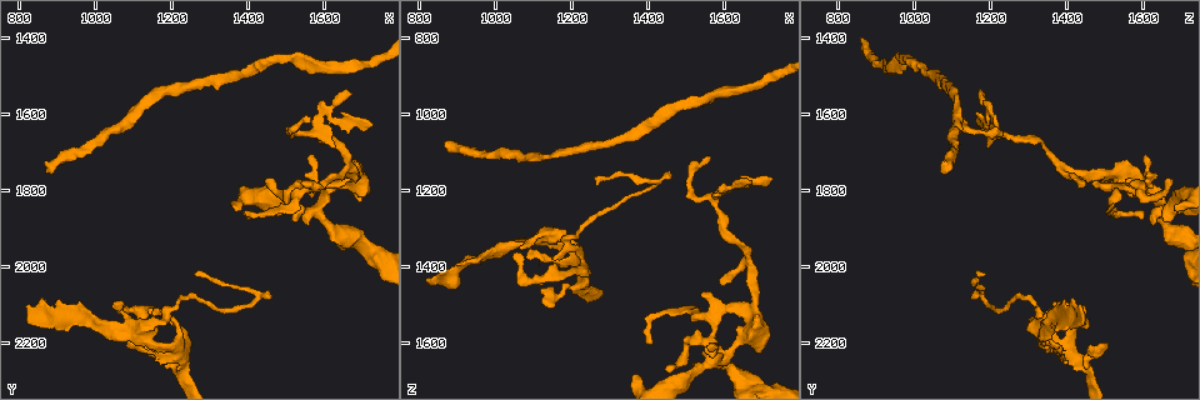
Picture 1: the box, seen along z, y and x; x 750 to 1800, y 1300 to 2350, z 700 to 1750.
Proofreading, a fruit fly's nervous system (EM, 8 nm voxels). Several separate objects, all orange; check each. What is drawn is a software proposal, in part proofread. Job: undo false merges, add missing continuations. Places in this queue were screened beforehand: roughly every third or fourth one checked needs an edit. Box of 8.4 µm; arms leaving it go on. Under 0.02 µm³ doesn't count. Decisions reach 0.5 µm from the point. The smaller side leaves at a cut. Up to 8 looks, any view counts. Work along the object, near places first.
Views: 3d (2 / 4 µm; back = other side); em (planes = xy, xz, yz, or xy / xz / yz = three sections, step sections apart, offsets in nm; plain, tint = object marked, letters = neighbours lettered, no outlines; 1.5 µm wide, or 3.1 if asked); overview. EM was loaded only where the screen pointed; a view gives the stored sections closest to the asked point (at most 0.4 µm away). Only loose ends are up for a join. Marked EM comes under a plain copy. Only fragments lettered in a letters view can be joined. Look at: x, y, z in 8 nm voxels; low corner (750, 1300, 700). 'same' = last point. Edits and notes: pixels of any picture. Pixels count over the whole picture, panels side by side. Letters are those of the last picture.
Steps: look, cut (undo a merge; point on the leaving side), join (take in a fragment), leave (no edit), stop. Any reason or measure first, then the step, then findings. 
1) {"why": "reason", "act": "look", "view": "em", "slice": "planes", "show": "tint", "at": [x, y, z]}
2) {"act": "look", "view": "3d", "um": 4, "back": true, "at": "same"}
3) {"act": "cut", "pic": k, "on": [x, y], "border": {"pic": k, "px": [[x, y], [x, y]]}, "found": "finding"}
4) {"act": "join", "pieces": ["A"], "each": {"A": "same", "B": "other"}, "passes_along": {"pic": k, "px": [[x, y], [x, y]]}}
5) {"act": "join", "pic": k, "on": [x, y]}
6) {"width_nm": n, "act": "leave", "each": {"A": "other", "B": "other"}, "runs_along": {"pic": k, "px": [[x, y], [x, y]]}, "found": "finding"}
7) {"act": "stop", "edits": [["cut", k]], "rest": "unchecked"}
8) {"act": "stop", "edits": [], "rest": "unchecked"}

{"why": "small branch off a trunk", "act": "look", "view": "3d", "um": 2, "at": [1585, 1855, 1645]}

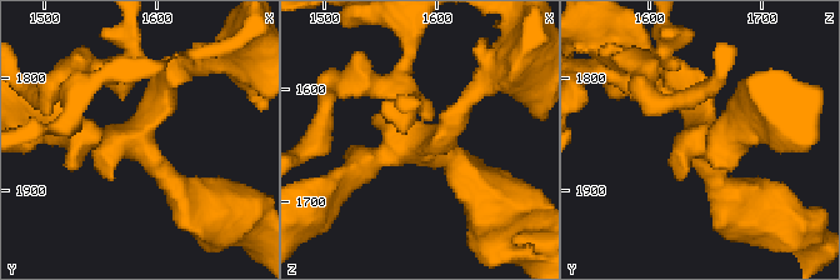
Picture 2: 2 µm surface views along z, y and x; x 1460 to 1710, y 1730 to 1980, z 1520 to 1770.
{"arms": 4, "act": "look", "view": "em", "slice": "planes", "show": "tint", "at": [1588, 1856, 1652]}

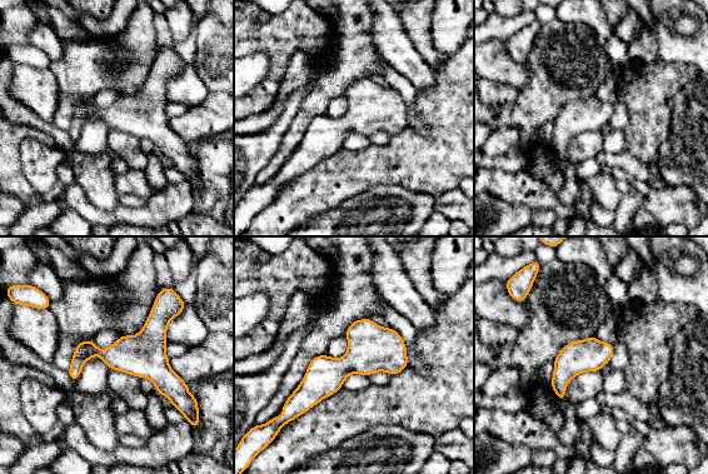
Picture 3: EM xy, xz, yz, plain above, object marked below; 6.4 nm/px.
{"why": "see the neighbours", "act": "look", "view": "em", "slice": "planes", "show": "letters", "at": "same"}

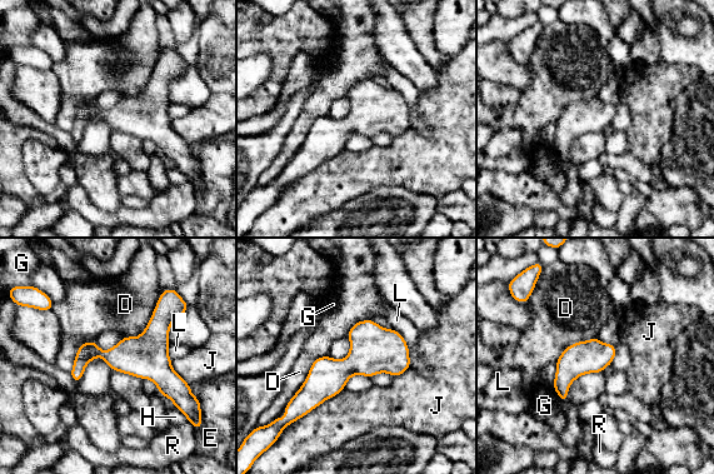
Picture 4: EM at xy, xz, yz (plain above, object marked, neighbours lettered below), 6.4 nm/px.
{"width_nm": 280, "act": "leave", "each": {"D": "other", "E": "other", "G": "other", "H": "other", "J": "other", "L": "other", "R": "other"}, "runs_along": {"pic": 4, "px": [[81, 352], [143, 357], [198, 419]]}, "found": "all the same cell"}

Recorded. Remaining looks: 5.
{"why": "an open end", "act": "look", "view": "3d", "um": 2, "at": [1265, 2010, 1185]}

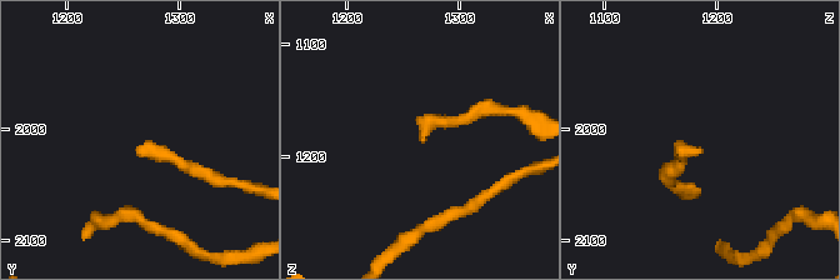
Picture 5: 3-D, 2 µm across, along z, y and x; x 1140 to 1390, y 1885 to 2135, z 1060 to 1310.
{"act": "look", "view": "em", "slice": "planes", "show": "letters", "at": [1270, 2016, 1182]}

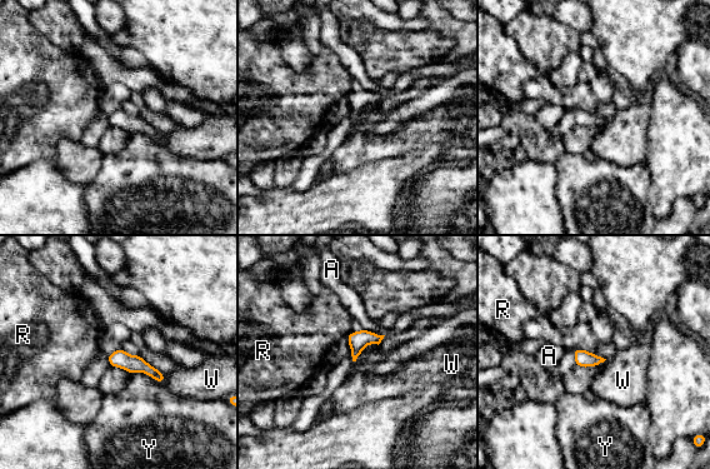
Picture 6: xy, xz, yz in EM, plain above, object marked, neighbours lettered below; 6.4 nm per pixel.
{"longest_contact_nm": ["Y", 220], "act": "leave", "each": {"A": "other", "R": "other", "W": "other", "Y": "other"}, "runs_along": {"pic": 6, "px": [[110, 358], [145, 367], [161, 378]]}, "found": "none of them fits"}

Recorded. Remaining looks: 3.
{"act": "look", "view": "3d", "um": 2, "at": [870, 1760, 1085]}

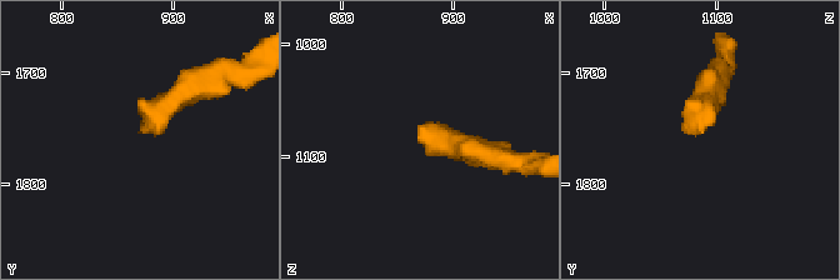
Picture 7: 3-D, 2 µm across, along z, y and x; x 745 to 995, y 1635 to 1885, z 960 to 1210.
{"why": "shape alone is not enough", "act": "look", "view": "em", "slice": "planes", "show": "tint", "at": [872, 1754, 1086]}

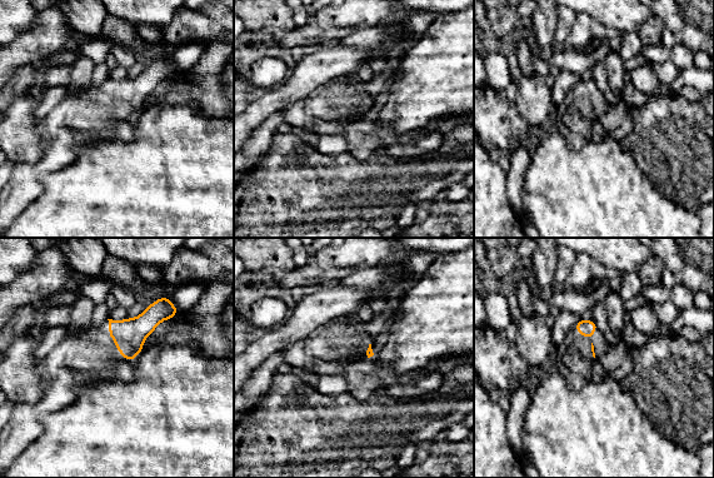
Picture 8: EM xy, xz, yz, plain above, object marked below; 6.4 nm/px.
{"why": "see the neighbours", "act": "look", "view": "em", "slice": "planes", "show": "letters", "at": "same"}

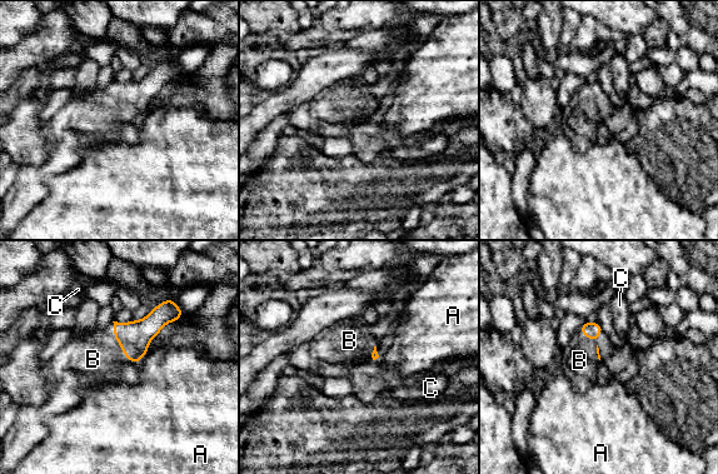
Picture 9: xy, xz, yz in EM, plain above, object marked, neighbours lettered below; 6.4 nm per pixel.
{"longest_contact_nm": ["B", 300], "act": "join", "pieces": ["B"], "each": {"A": "other", "B": "same", "C": "other"}, "passes_along": {"pic": 9, "px": [[134, 337], [116, 340], [93, 359]]}, "found": "the cell continues"}

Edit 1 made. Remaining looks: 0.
{"act": "stop", "edits": [["join", 9]], "rest": "unchecked"}

